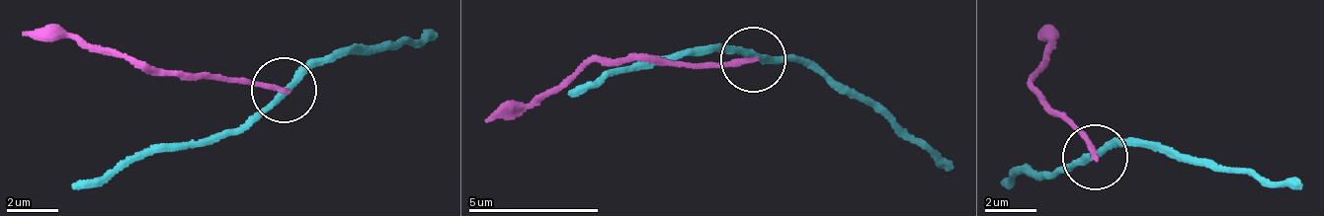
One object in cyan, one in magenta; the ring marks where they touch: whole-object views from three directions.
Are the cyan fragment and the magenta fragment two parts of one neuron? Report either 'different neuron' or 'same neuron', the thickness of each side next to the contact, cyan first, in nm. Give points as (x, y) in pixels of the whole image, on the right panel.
different neuron; 240 nm thick on the cyan side, 200 nm on the other

